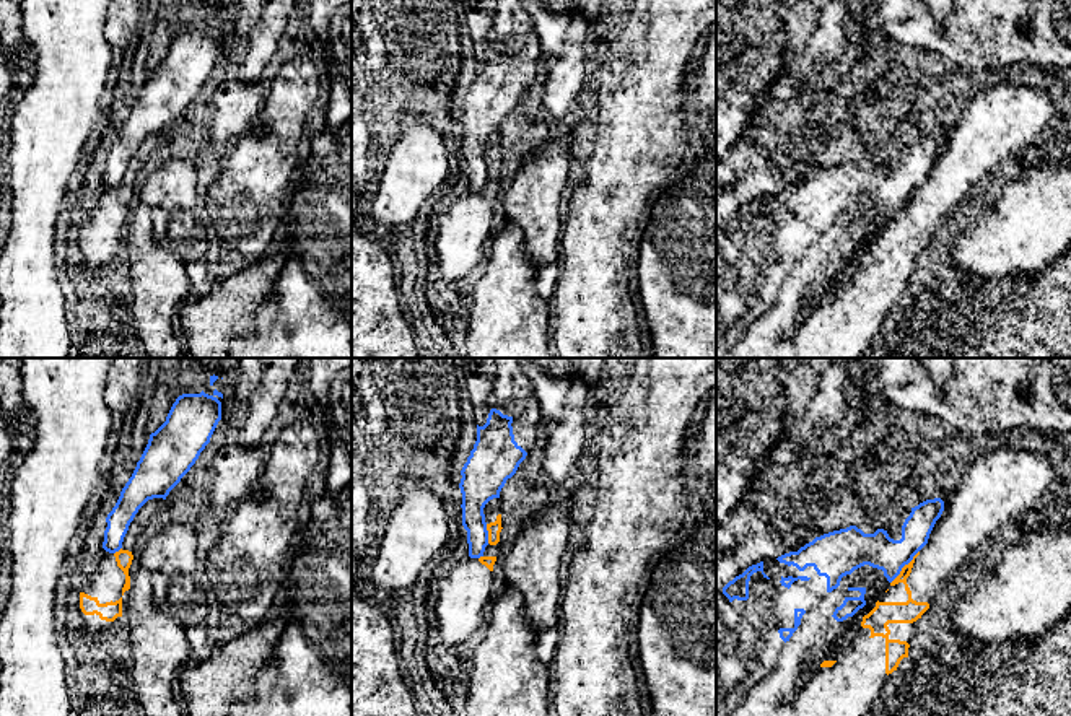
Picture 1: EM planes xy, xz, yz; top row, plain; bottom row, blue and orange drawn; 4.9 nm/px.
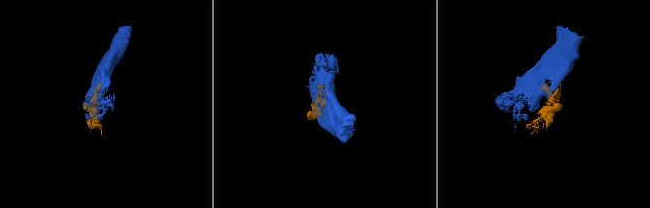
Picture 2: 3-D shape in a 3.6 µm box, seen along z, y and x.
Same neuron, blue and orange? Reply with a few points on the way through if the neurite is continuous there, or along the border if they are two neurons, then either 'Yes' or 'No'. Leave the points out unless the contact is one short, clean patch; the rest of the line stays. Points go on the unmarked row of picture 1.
No

